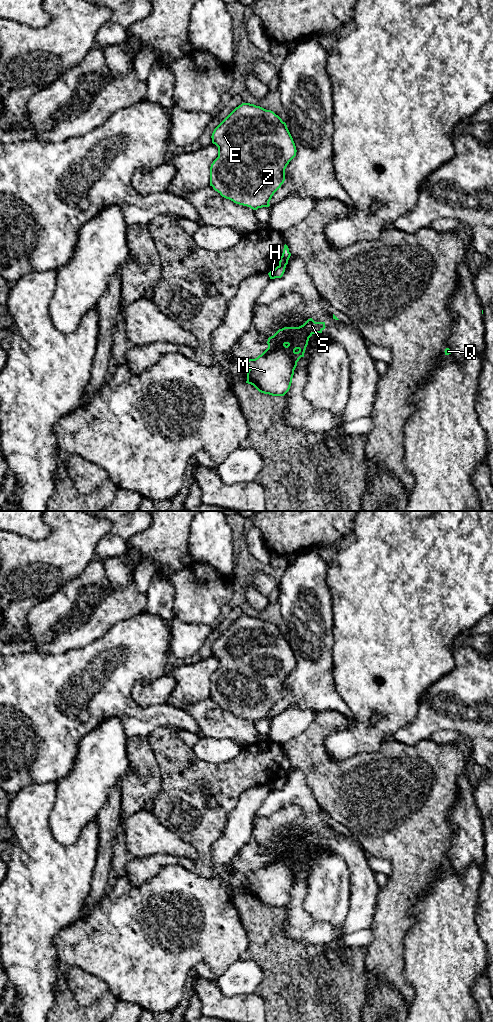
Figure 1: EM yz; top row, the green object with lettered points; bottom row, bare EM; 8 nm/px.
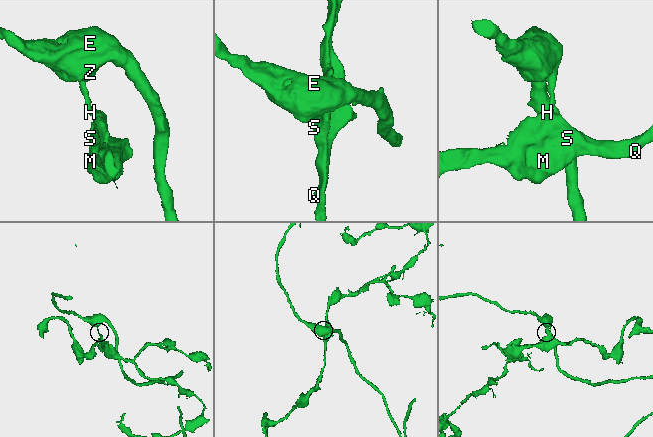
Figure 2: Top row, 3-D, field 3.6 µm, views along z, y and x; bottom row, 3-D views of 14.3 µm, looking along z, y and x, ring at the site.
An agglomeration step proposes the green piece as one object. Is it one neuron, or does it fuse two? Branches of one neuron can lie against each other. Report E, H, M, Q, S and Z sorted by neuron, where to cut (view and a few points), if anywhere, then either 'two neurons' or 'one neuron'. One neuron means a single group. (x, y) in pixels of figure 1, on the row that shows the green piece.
E Z / H M Q S | yz (279, 264), (285, 266) | two neurons

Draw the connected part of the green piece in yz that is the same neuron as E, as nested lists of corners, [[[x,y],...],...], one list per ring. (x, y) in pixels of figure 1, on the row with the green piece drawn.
[[[250,103],[236,107],[213,131],[212,143],[218,147],[218,157],[210,167],[210,186],[222,197],[236,204],[257,210],[269,207],[274,193],[285,181],[285,169],[296,156],[296,146],[285,122],[271,110]]]

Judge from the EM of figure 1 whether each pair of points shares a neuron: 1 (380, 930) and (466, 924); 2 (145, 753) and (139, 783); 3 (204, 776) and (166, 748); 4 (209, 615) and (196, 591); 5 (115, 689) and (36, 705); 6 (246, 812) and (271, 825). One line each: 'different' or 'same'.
1: different
2: same
3: same
4: same
5: same
6: different

